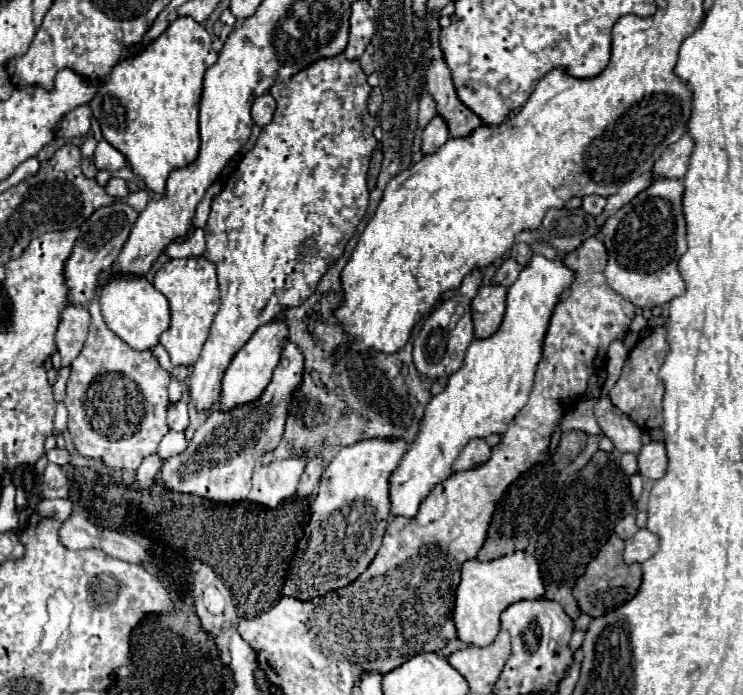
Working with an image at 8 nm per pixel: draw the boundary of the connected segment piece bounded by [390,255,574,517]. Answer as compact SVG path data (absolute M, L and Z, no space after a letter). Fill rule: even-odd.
M534 255L520 271L518 279L508 287L506 315L500 329L488 339L474 339L470 343L464 367L456 371L448 379L446 389L428 403L416 441L390 477L392 515L414 517L432 487L452 475L452 463L472 437L488 437L490 433L502 435L506 431L508 423L528 401L550 315L562 291L570 287L572 281L574 271L568 269L562 259L550 261L544 255Z

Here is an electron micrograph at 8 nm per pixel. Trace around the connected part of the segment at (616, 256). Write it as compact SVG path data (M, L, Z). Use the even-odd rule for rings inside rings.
M654 181L628 205L620 207L602 227L600 237L608 251L604 269L608 285L636 307L656 307L684 293L678 259L686 251L686 223L682 213L684 185L676 181Z

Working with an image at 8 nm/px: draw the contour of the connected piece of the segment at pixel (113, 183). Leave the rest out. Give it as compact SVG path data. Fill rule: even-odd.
M112 177L106 185L104 185L104 191L112 197L126 197L128 195L128 187L126 187L126 181L124 179L118 179L118 177Z

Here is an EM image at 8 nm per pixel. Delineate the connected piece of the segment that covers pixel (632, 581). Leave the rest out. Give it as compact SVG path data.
M612 533L608 537L608 541L600 547L598 555L594 559L590 559L584 575L576 579L572 595L576 597L580 611L590 615L592 619L618 609L620 605L624 605L626 601L630 601L638 593L638 587L642 583L640 563L626 565L622 559L622 551L624 551L624 541L616 533Z

